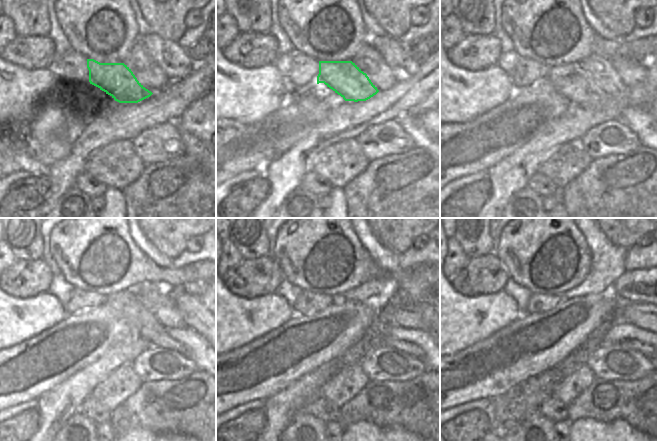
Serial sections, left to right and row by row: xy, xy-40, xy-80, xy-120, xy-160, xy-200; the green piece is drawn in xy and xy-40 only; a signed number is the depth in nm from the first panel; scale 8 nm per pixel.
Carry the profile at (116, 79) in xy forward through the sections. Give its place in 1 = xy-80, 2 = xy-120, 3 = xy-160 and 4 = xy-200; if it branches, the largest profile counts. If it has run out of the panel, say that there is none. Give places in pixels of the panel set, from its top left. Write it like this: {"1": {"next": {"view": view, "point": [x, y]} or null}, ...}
{"1": {"next": {"view": "xy-80", "point": [571, 81]}}, "2": {"next": {"view": "xy-120", "point": [142, 322]}}, "3": {"next": {"view": "xy-160", "point": [411, 349]}}, "4": {"next": {"view": "xy-200", "point": [643, 348]}}}

